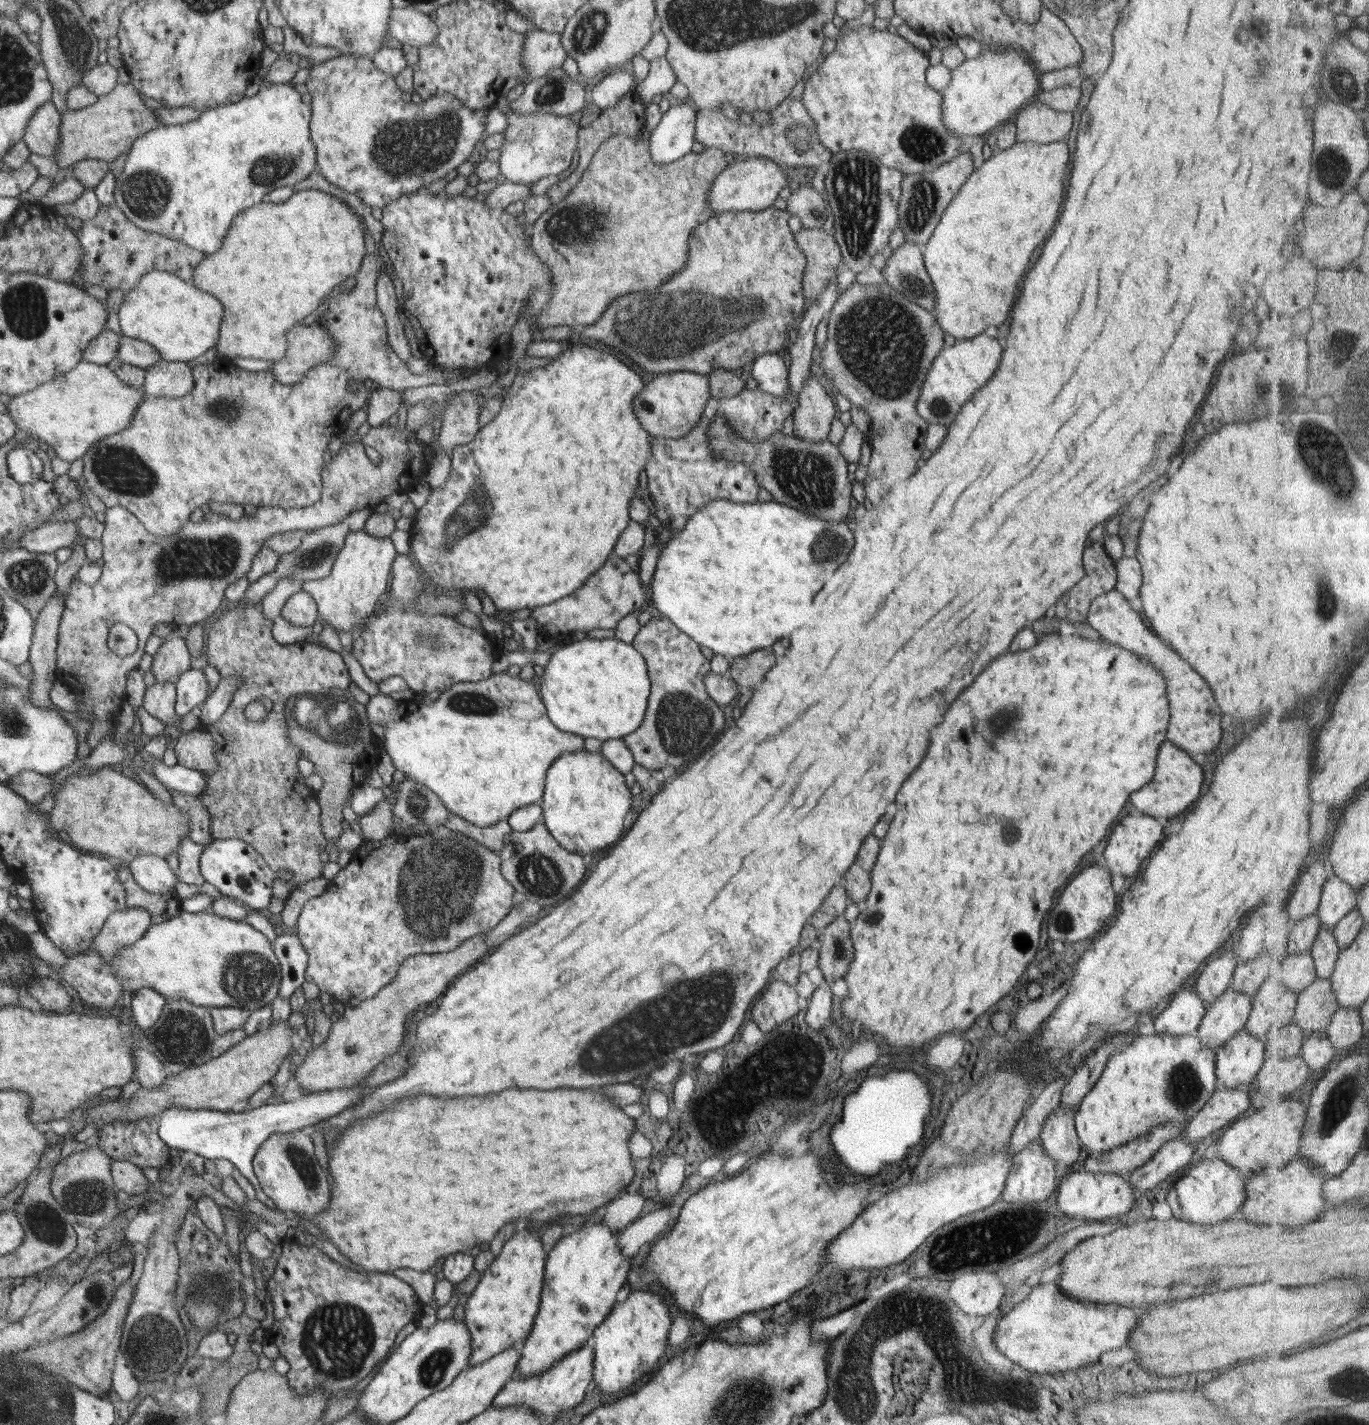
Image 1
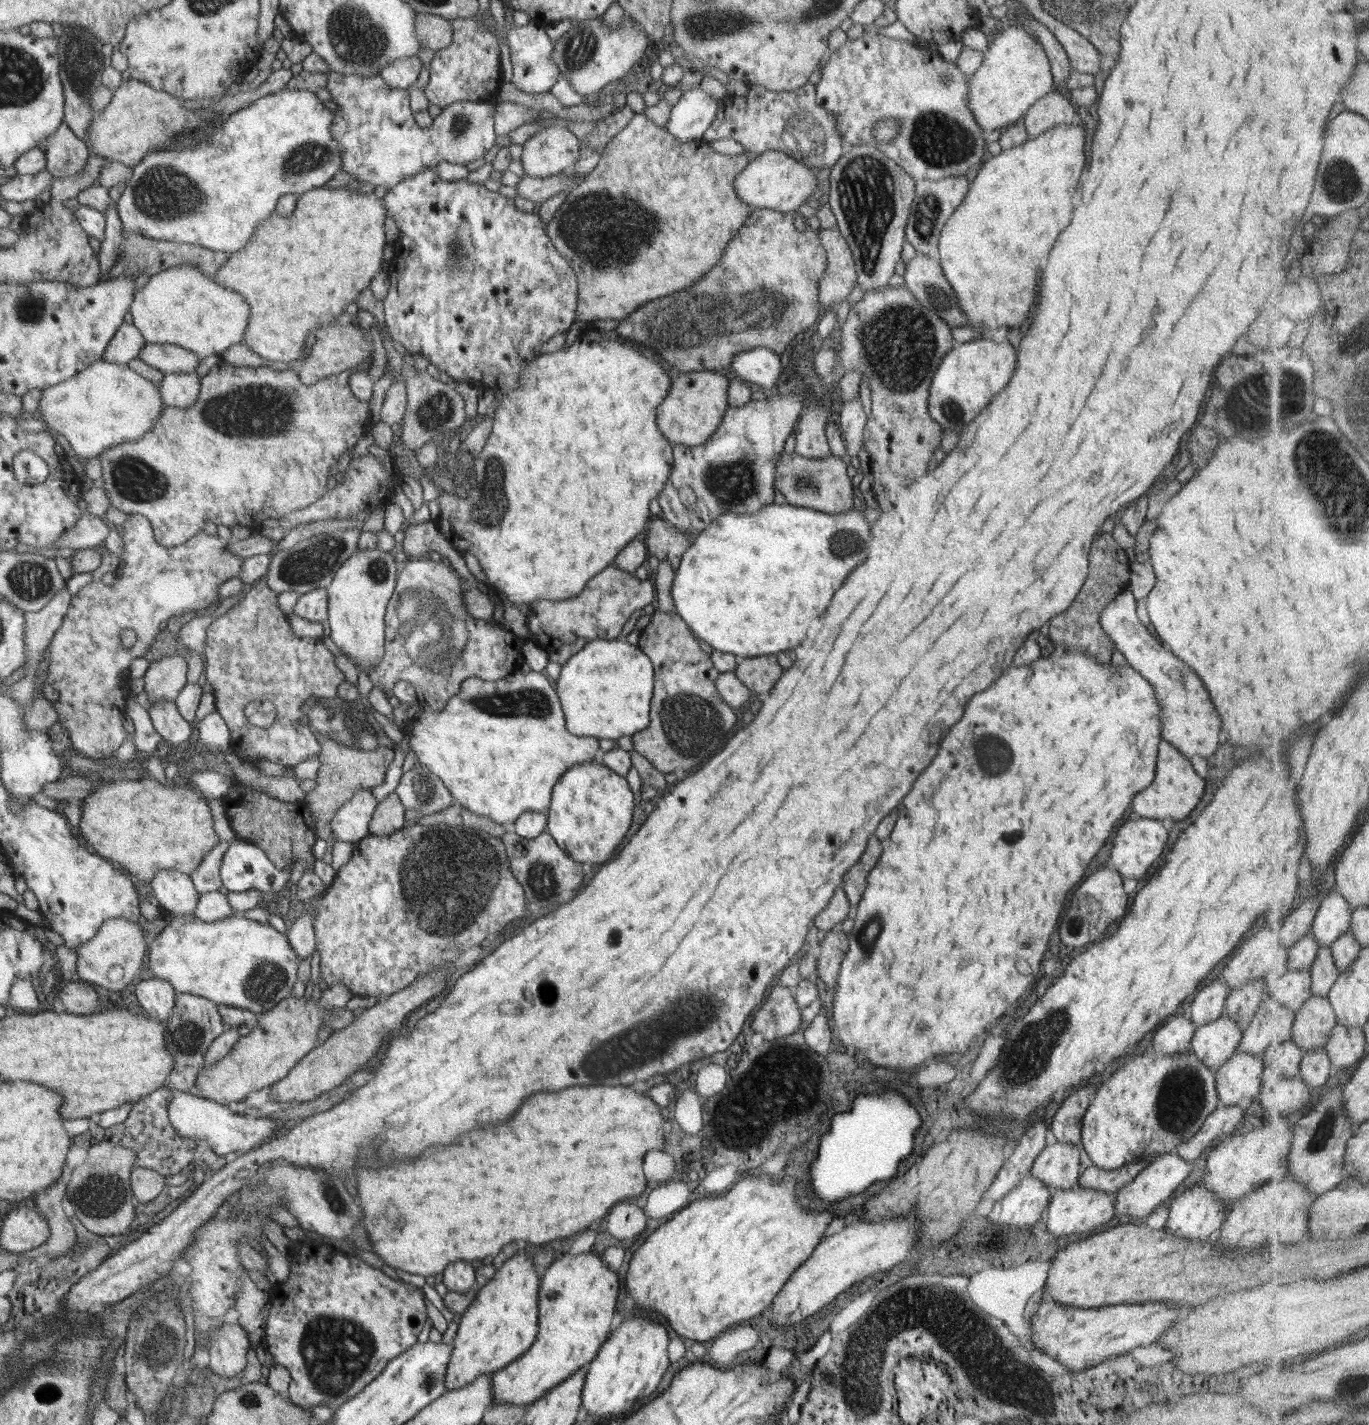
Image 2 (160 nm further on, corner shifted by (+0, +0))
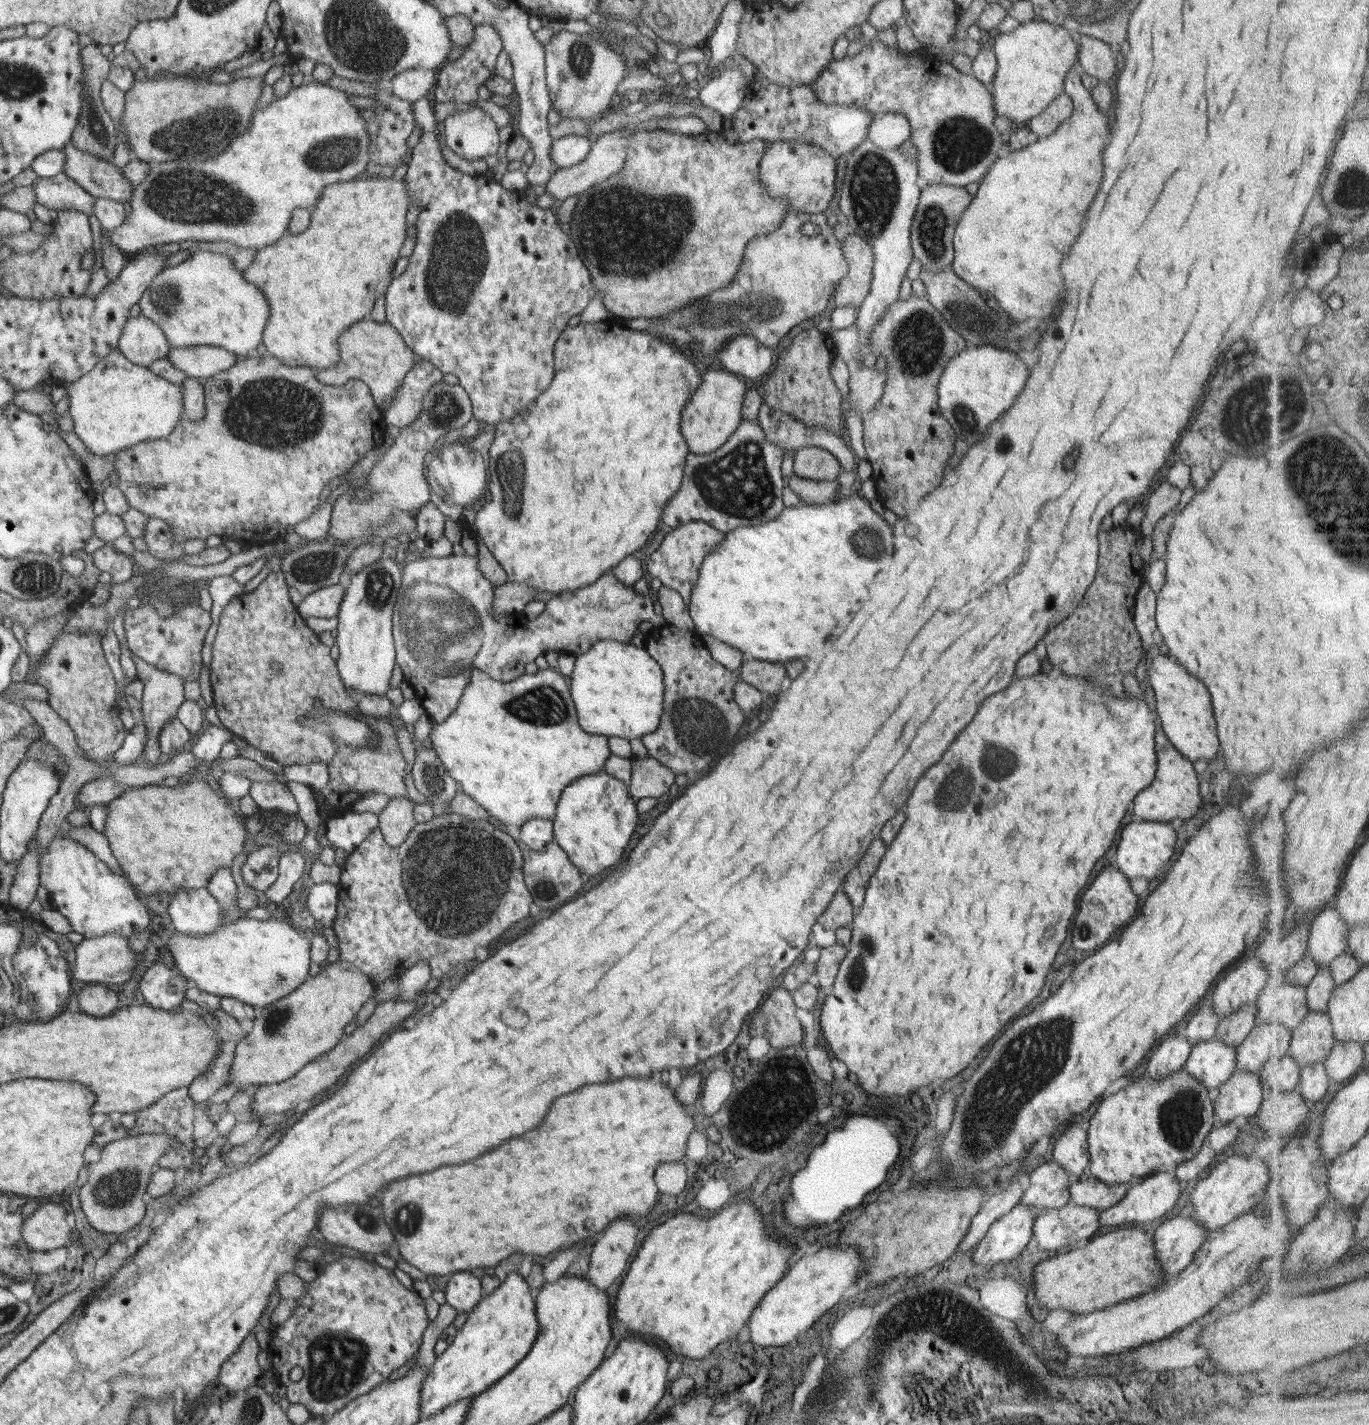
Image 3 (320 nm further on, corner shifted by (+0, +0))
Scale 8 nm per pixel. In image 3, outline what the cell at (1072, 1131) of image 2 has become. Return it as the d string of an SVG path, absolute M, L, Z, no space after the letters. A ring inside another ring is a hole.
M1070 1122L1068 1129L1054 1144L1055 1160L1061 1168L1067 1170L1073 1181L1079 1180L1080 1174L1089 1165L1087 1133L1080 1122Z

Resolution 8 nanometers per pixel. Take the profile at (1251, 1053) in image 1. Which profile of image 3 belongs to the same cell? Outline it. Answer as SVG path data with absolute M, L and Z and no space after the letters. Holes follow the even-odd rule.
M1235 1070L1228 1082L1213 1095L1213 1112L1222 1125L1240 1122L1257 1115L1263 1101L1264 1088L1259 1075Z

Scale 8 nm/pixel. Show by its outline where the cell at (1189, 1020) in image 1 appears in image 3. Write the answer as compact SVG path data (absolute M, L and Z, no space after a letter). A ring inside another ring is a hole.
M1167 1034L1152 1052L1146 1064L1146 1075L1154 1080L1160 1080L1169 1074L1178 1072L1185 1066L1191 1048L1186 1037Z

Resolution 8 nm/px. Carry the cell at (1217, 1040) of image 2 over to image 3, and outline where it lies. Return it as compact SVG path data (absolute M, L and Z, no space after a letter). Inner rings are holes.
M1213 1037L1191 1048L1185 1071L1214 1095L1220 1085L1228 1082L1236 1068L1236 1047Z

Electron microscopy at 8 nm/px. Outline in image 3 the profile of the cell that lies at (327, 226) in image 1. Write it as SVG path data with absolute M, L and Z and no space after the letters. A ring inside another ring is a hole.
M384 176L361 177L354 178L352 181L340 182L334 185L329 185L320 195L316 208L311 211L310 214L310 227L304 231L304 233L292 234L287 232L284 234L284 238L281 238L278 242L271 244L270 246L257 249L257 256L255 260L248 268L242 270L245 279L248 279L251 283L254 283L266 296L269 305L271 306L271 318L269 318L269 324L265 328L265 334L263 337L264 346L267 348L267 355L274 356L280 359L284 364L288 364L293 367L312 367L313 369L330 368L333 364L337 364L341 358L341 344L339 343L339 337L345 330L351 328L355 322L369 319L370 312L374 308L374 302L376 298L382 299L386 297L386 288L390 286L390 280L392 280L392 270L394 270L394 264L396 264L396 258L400 256L400 250L402 250L402 244L406 240L406 214L408 214L408 208L412 206L412 200L406 192L406 180L404 177L400 180L396 180L393 176L390 178L384 178Z

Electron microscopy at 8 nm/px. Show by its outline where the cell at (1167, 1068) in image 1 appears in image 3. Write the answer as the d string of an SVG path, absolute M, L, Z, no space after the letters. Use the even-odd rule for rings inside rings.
M1185 1067L1181 1068L1174 1074L1169 1074L1160 1080L1154 1080L1148 1077L1146 1074L1143 1077L1138 1077L1136 1081L1130 1078L1128 1085L1120 1091L1108 1096L1106 1099L1102 1099L1100 1102L1100 1110L1096 1110L1096 1114L1090 1119L1090 1127L1087 1132L1087 1142L1089 1151L1089 1166L1090 1174L1096 1179L1106 1183L1106 1185L1120 1185L1122 1183L1132 1183L1132 1178L1135 1178L1135 1183L1144 1179L1150 1174L1156 1172L1166 1172L1168 1170L1174 1170L1179 1164L1192 1160L1196 1154L1199 1153L1204 1139L1208 1136L1208 1133L1212 1131L1214 1126L1213 1114L1213 1095L1209 1092L1209 1089L1200 1084L1195 1078L1192 1078L1186 1071Z

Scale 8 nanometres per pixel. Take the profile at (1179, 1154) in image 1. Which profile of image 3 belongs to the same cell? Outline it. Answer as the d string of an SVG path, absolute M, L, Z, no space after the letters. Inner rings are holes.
M1174 1170L1150 1174L1134 1183L1120 1202L1100 1212L1100 1226L1102 1228L1104 1226L1122 1226L1122 1224L1129 1225L1132 1222L1150 1222L1150 1220L1162 1218L1164 1214L1168 1214L1174 1208L1183 1187L1184 1185L1176 1179Z

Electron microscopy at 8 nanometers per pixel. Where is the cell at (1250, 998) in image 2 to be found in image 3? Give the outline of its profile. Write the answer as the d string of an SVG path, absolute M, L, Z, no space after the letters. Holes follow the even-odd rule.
M1255 1002L1243 1006L1219 1023L1214 1037L1228 1046L1237 1047L1258 1022L1256 1013Z

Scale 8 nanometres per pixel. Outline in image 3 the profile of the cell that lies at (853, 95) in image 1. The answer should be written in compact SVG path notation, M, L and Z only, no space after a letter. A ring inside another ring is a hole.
M868 41L862 51L854 57L830 60L817 80L811 84L817 98L822 103L836 102L838 105L856 105L869 113L902 113L909 120L911 138L916 145L918 176L930 185L951 185L965 187L970 183L980 182L998 159L998 152L1005 142L994 125L997 112L993 107L993 96L985 84L973 74L966 75L942 63L936 54L920 55L903 53L890 49L880 41Z

